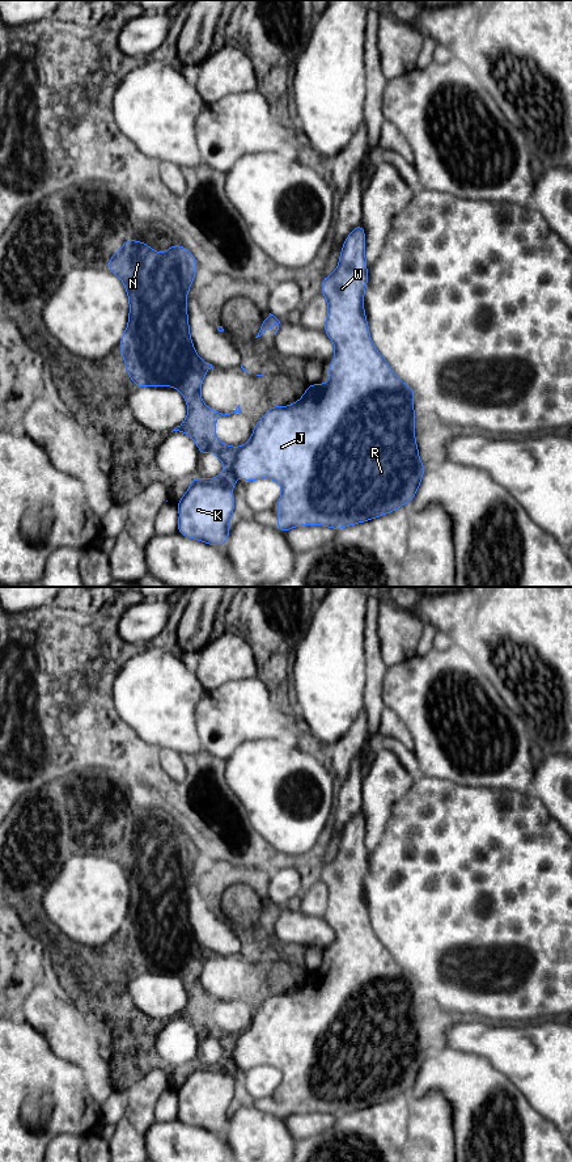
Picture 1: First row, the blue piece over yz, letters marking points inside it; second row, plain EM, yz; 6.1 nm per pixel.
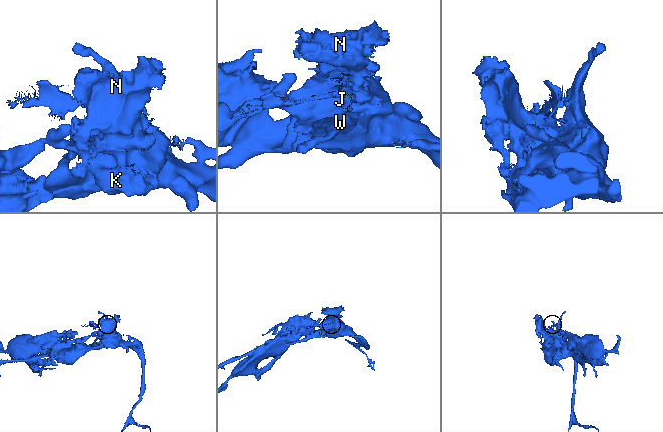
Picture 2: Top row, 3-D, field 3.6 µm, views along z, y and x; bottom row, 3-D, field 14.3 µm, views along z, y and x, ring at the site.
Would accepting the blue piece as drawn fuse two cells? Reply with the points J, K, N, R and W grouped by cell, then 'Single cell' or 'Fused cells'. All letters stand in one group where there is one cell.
Groups: J K R W / N. Fused cells

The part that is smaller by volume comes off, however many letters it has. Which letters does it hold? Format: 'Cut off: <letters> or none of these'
Cut off: N

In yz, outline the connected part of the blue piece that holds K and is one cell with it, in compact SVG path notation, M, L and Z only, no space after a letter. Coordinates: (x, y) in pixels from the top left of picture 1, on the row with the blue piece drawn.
M360 223L356 225L352 232L347 236L342 252L336 270L330 275L325 276L321 284L321 293L326 297L329 304L326 325L323 331L335 345L335 354L332 358L336 360L335 363L329 363L327 372L331 375L331 380L327 384L314 384L306 385L305 394L293 405L289 406L271 406L267 413L260 418L258 424L253 427L253 435L249 441L243 447L229 447L221 443L215 435L215 424L221 415L230 415L233 413L219 413L212 410L216 415L212 424L203 430L202 434L196 432L191 426L191 421L194 419L194 414L188 411L187 418L177 426L173 431L179 431L191 436L198 445L200 456L213 451L216 457L224 462L225 472L217 476L216 478L202 479L199 477L191 479L190 489L185 493L185 495L178 500L178 511L179 511L179 520L178 520L178 529L177 532L182 536L199 540L202 542L207 542L215 546L224 546L229 537L230 527L229 520L234 511L234 494L230 491L232 487L237 483L236 473L241 472L240 476L243 481L251 482L259 478L270 478L280 483L281 486L281 495L276 506L277 511L277 531L285 533L291 528L301 527L301 525L325 525L334 528L335 531L340 528L346 528L348 525L369 521L374 517L384 516L389 512L403 507L406 503L412 502L416 495L416 490L420 486L421 478L424 476L424 462L419 459L419 448L415 440L415 411L414 411L414 396L415 390L407 385L406 383L401 381L394 371L390 368L390 364L384 359L384 356L377 351L374 347L370 334L369 326L365 317L364 310L364 291L368 286L368 266L365 261L365 231L363 224Z

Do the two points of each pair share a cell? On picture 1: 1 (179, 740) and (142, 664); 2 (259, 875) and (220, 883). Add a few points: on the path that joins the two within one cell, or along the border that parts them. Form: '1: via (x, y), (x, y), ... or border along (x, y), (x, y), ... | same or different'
1: via (169, 722), (155, 693), (155, 683) | same
2: via (250, 875), (229, 875) | same

